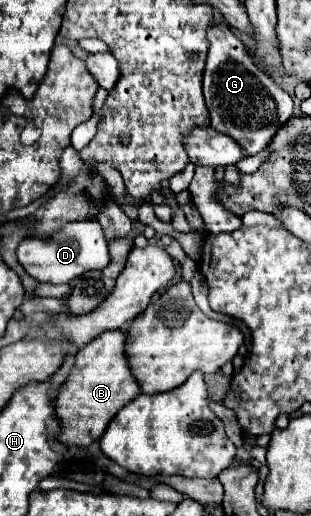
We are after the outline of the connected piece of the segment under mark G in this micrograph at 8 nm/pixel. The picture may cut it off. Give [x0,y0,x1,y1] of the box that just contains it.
[203,21,293,157]

